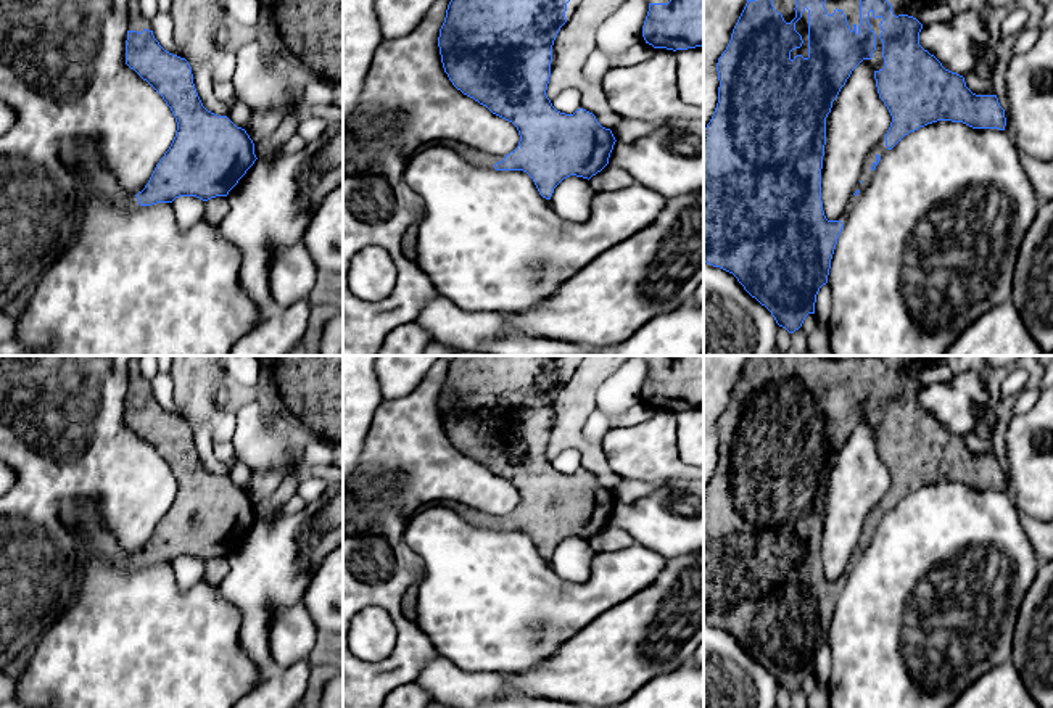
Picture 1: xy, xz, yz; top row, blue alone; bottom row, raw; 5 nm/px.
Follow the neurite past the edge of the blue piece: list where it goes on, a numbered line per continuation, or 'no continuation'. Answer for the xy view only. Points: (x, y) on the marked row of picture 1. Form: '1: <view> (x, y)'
1: xy (136, 21)
2: xy (95, 177)

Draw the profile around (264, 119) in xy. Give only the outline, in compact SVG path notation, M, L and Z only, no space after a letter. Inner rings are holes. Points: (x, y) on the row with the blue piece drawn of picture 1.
M251 105L251 117L245 130L253 143L261 143L277 130L280 121L282 114L272 105Z

